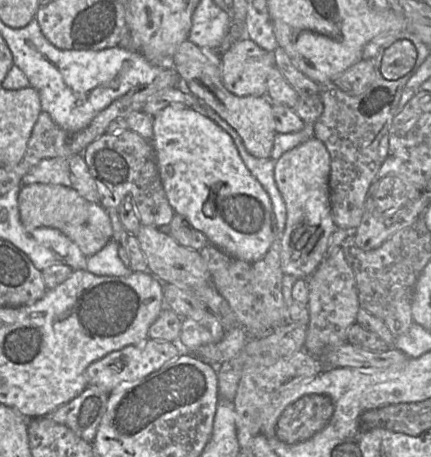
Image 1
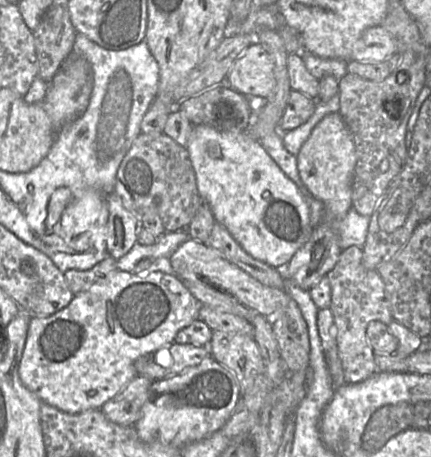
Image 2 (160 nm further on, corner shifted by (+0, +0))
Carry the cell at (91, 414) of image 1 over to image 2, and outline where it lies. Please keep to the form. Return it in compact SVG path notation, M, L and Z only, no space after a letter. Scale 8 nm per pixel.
M136 376L117 395L100 408L106 418L116 424L131 426L140 417L152 380Z

